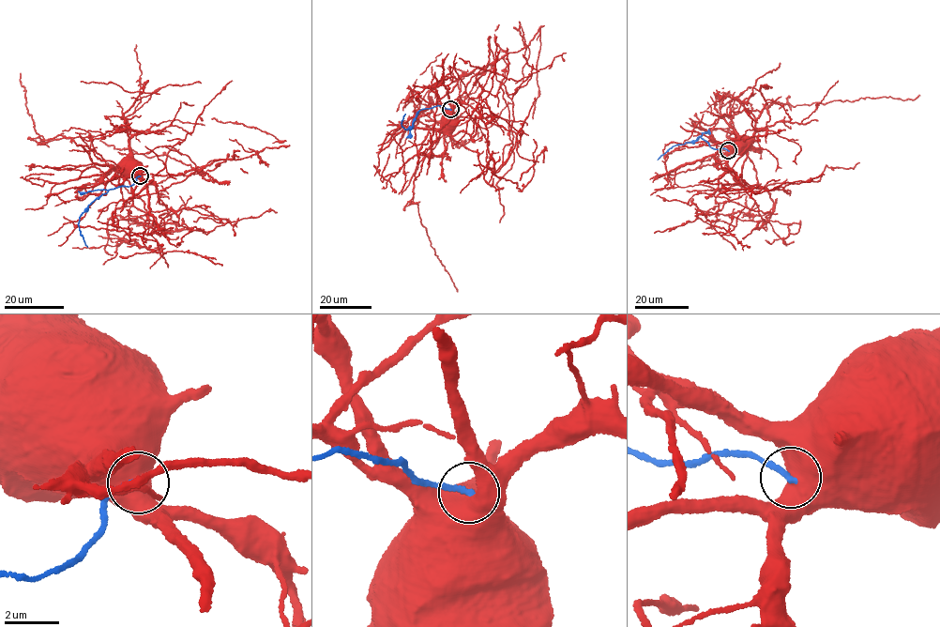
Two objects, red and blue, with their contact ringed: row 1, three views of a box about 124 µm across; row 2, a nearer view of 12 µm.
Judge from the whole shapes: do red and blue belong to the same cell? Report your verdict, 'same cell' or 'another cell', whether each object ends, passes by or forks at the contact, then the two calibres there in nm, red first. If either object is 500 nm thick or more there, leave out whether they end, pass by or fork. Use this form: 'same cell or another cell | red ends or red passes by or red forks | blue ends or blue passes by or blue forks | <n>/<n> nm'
another cell | 750/200 nm

